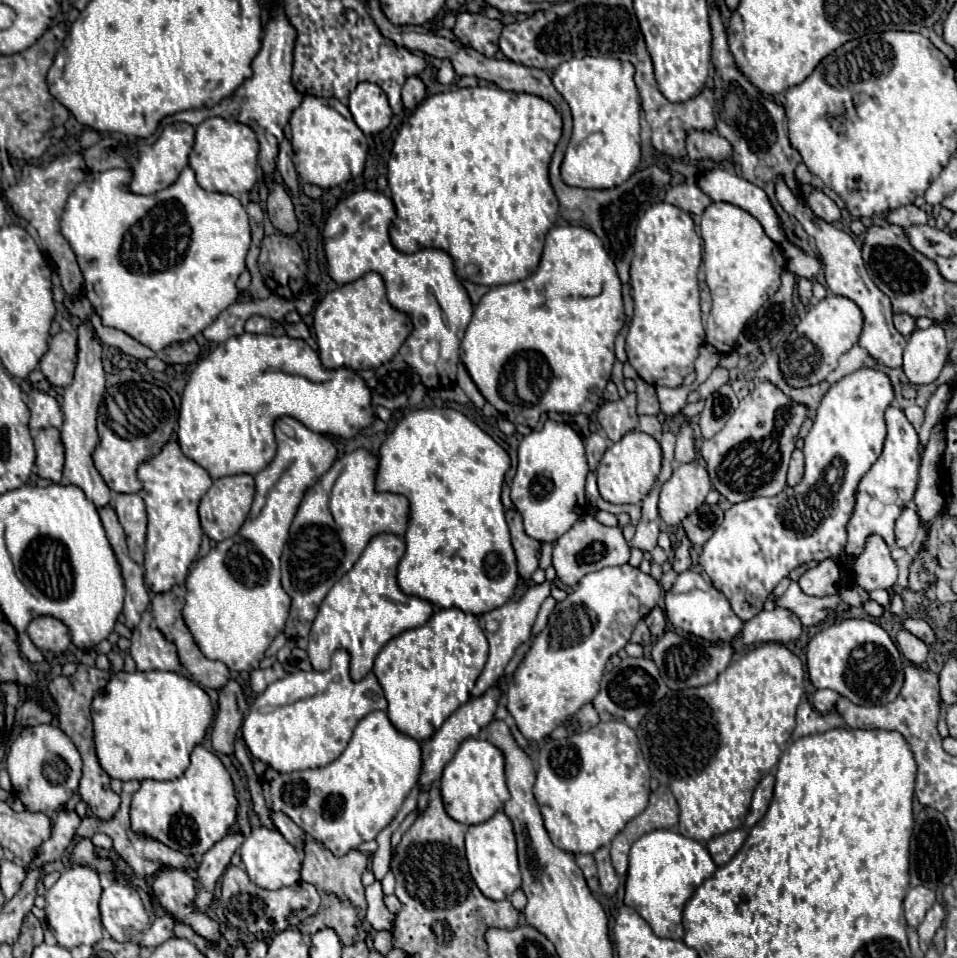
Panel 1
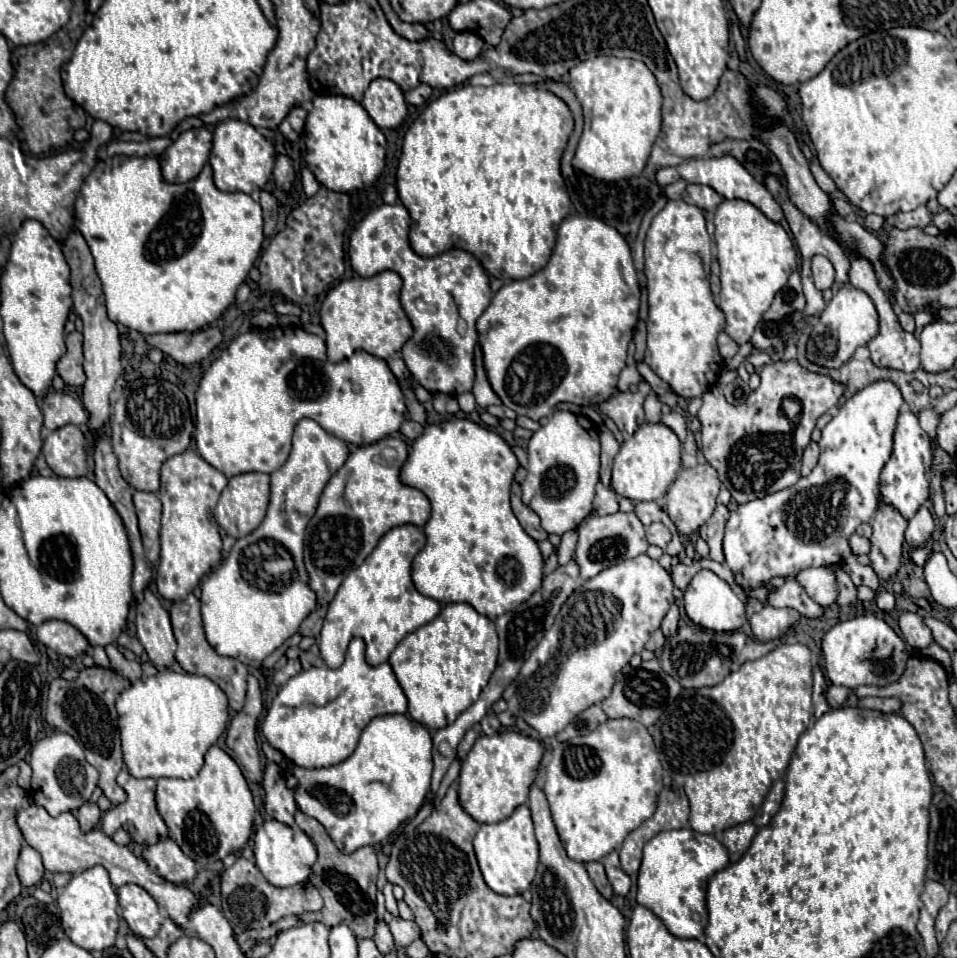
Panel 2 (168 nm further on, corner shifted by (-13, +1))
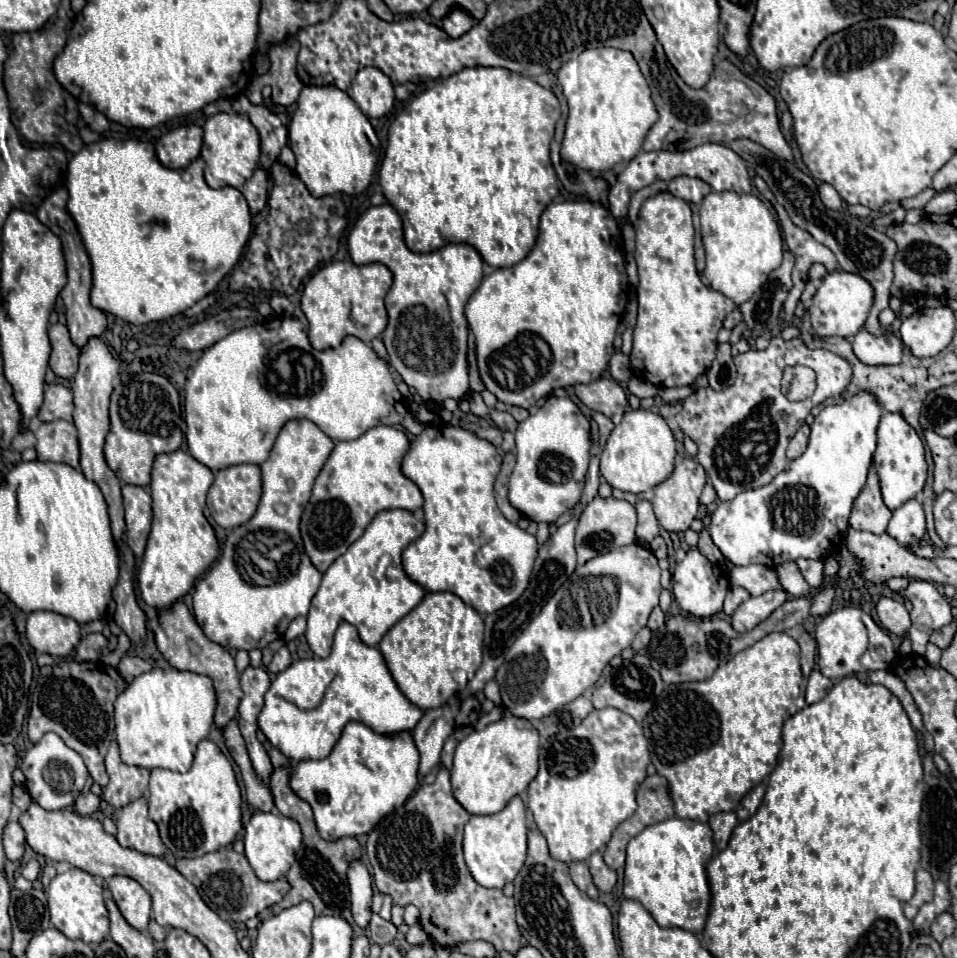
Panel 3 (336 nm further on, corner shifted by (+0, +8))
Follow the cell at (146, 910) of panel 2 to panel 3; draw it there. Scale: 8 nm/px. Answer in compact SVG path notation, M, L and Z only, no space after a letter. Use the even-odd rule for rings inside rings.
M112 876L106 886L112 892L112 898L118 904L126 922L132 928L144 932L148 928L152 912L150 894L134 878L128 876Z

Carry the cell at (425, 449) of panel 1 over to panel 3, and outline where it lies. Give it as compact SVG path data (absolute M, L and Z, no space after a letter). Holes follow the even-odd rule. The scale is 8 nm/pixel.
M428 424L420 436L412 440L412 446L402 462L402 472L420 488L424 496L424 534L406 546L402 564L406 574L418 582L426 592L452 592L460 596L468 606L480 614L494 614L500 608L516 602L530 584L532 566L538 554L538 544L532 534L522 530L500 514L494 500L494 480L500 472L502 454L486 440L478 438L464 428L452 428L444 424Z

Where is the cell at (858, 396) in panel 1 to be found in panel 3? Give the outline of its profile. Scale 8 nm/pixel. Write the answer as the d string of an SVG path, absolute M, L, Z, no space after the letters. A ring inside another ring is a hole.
M856 394L856 398L848 398L842 404L826 406L810 426L810 442L802 456L790 460L788 466L770 484L740 492L734 500L718 504L716 512L712 514L710 536L720 552L736 566L760 562L768 568L776 568L782 562L796 558L824 560L836 554L840 550L844 532L848 530L848 514L852 510L852 502L866 482L868 466L876 450L876 428L880 422L880 412L882 408L872 398L872 394Z

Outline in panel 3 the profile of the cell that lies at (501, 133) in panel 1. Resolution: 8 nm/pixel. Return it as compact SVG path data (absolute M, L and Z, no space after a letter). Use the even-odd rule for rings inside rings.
M476 66L476 68L462 68L460 72L448 76L440 84L428 88L420 96L412 98L404 110L396 116L388 130L387 146L380 166L380 186L394 210L402 216L404 224L404 238L406 244L412 248L412 252L432 252L440 246L454 244L454 242L466 242L482 252L484 260L494 268L508 268L520 262L534 246L536 234L538 234L538 220L544 212L544 206L552 202L552 198L558 194L558 180L556 172L550 162L550 140L554 136L556 120L560 118L560 102L554 96L552 90L540 86L532 78L526 78L522 74L516 74L506 68L492 68L492 66Z

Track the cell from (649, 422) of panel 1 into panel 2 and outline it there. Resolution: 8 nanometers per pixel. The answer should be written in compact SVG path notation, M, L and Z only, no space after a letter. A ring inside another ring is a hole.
M655 393L645 399L645 415L649 423L661 423L661 403Z

